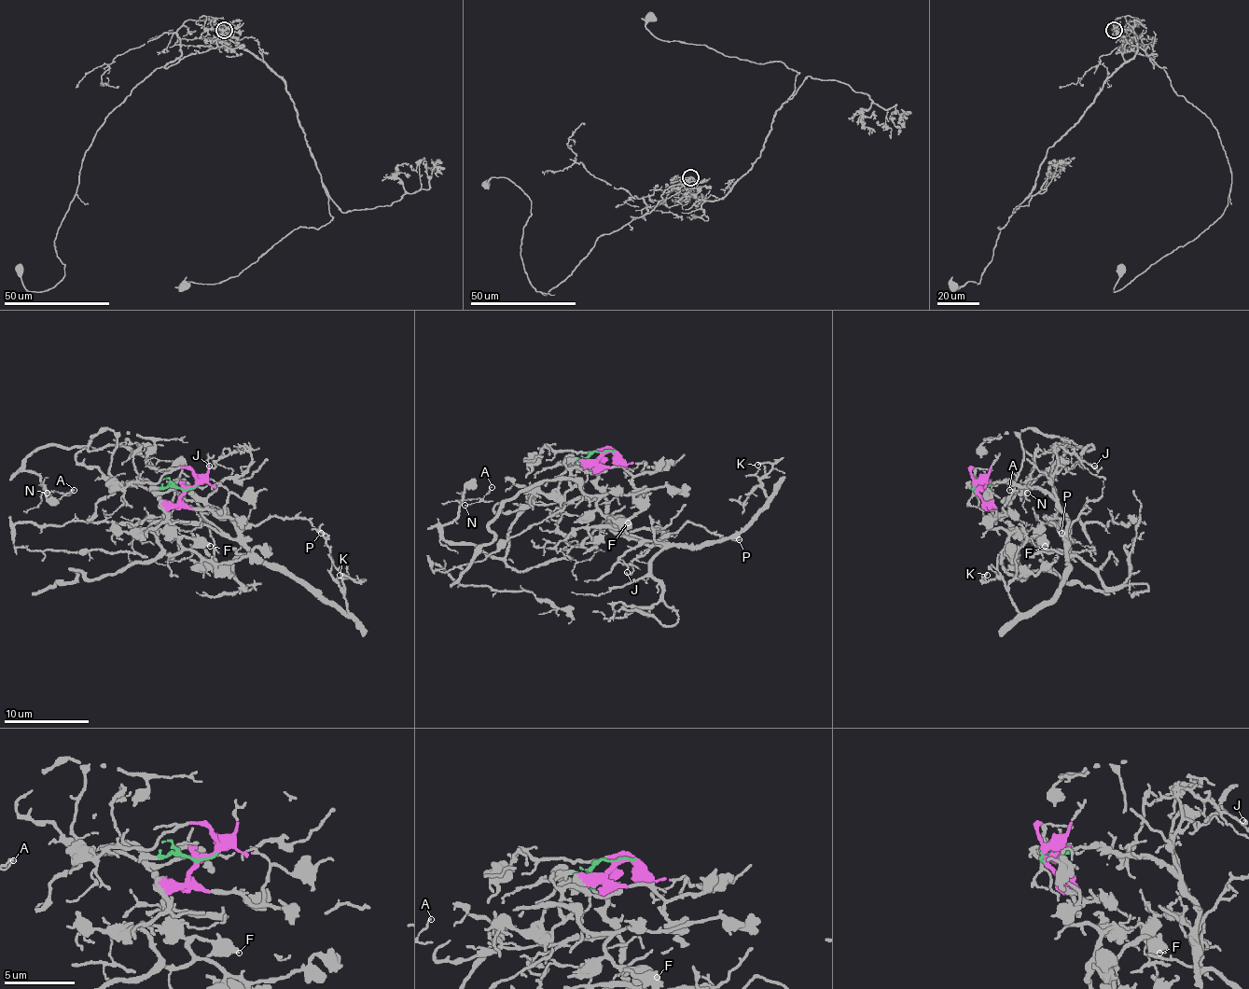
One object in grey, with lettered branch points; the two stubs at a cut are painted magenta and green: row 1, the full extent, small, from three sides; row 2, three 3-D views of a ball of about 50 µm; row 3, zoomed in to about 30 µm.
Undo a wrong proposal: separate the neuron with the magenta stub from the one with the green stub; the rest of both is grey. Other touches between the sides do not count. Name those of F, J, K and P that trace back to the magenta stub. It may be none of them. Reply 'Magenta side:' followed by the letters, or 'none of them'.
Magenta side: F

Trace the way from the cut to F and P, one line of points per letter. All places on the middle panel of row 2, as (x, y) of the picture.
F: (607, 452), (584, 470), (575, 468), (569, 481), (599, 496), (601, 513), (622, 515), (629, 522)
P: (607, 452), (594, 452), (586, 466), (617, 533), (650, 545), (692, 522), (739, 538)

